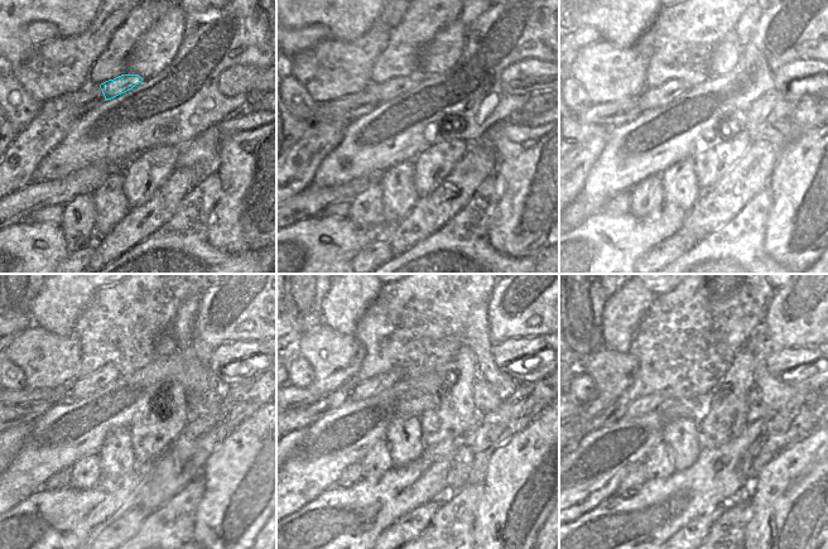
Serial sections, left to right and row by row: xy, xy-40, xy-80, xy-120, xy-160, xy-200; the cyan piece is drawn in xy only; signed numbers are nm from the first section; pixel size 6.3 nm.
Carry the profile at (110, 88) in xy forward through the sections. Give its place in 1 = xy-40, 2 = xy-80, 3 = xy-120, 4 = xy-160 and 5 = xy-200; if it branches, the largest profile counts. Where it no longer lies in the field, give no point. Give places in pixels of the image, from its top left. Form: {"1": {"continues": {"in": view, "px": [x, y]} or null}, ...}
{"1": {"continues": {"in": "xy-40", "px": [391, 88]}}, "2": {"continues": {"in": "xy-80", "px": [653, 99]}}, "3": {"continues": {"in": "xy-120", "px": [80, 388]}}, "4": {"continues": {"in": "xy-160", "px": [365, 389]}}, "5": {"continues": {"in": "xy-200", "px": [649, 403]}}}

